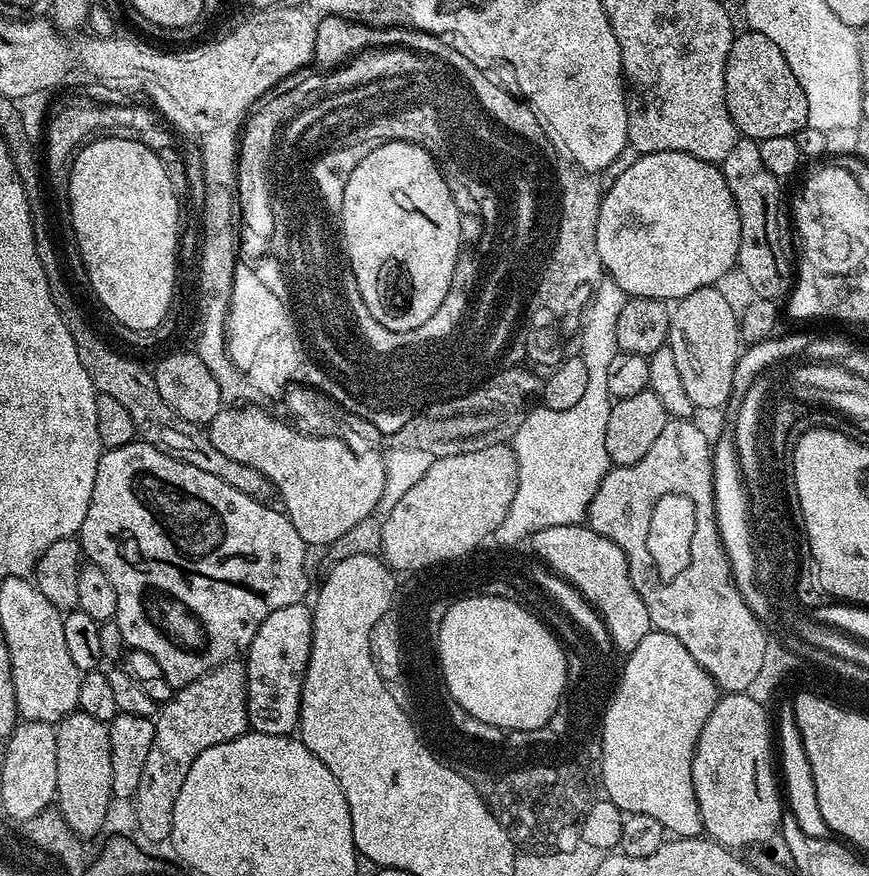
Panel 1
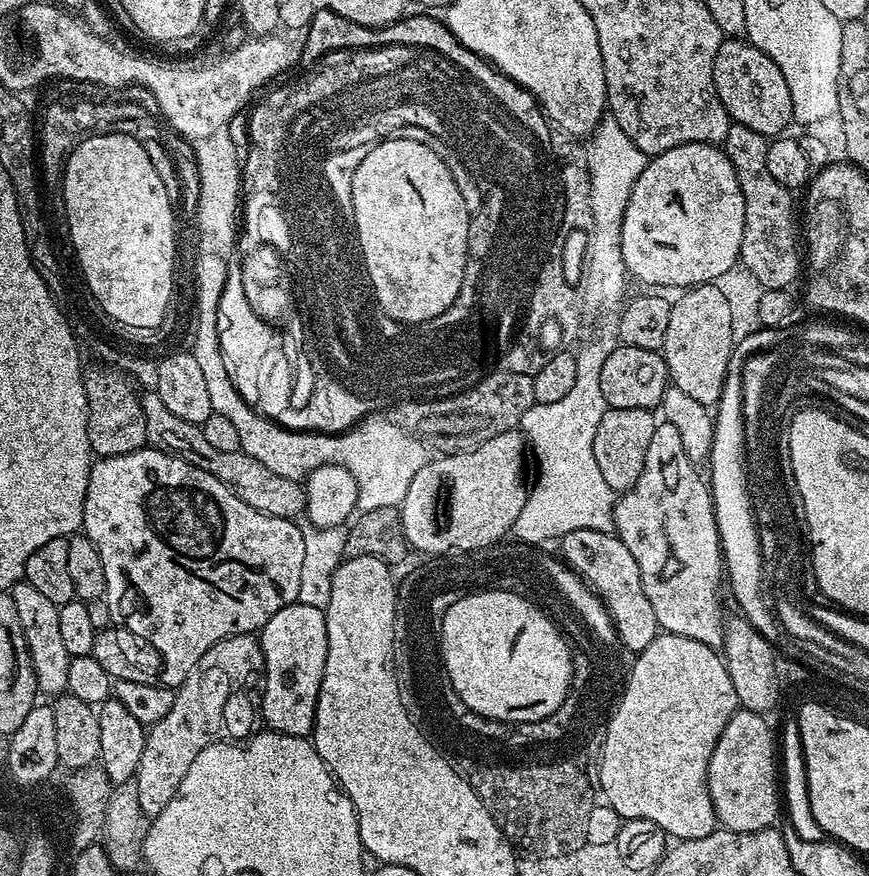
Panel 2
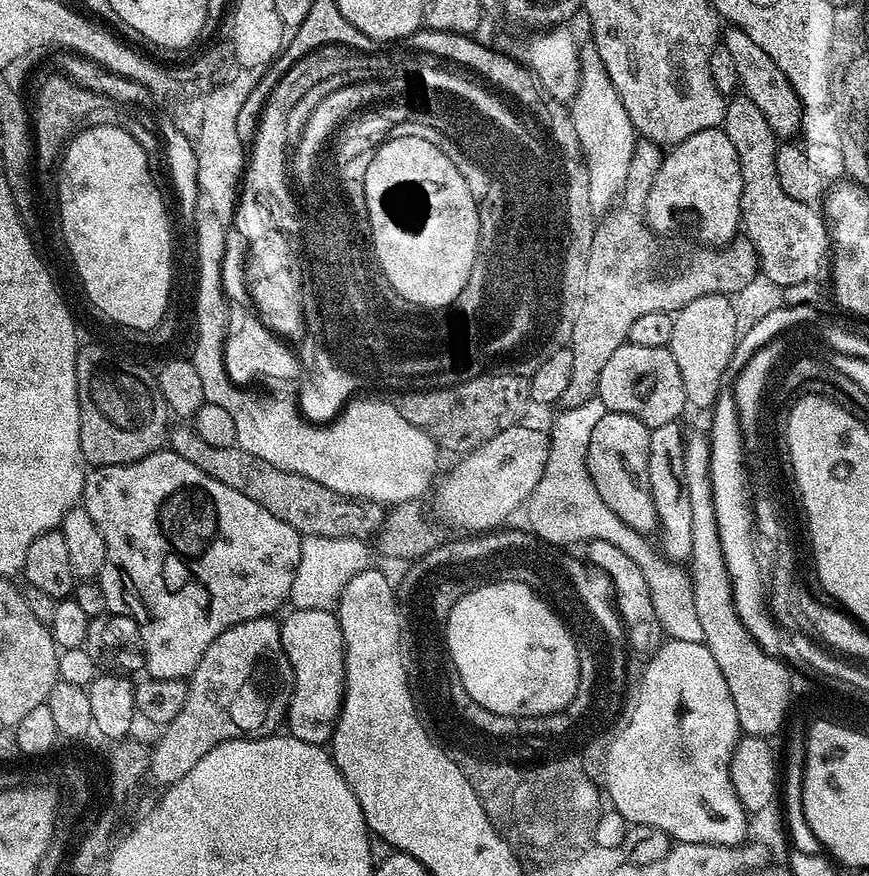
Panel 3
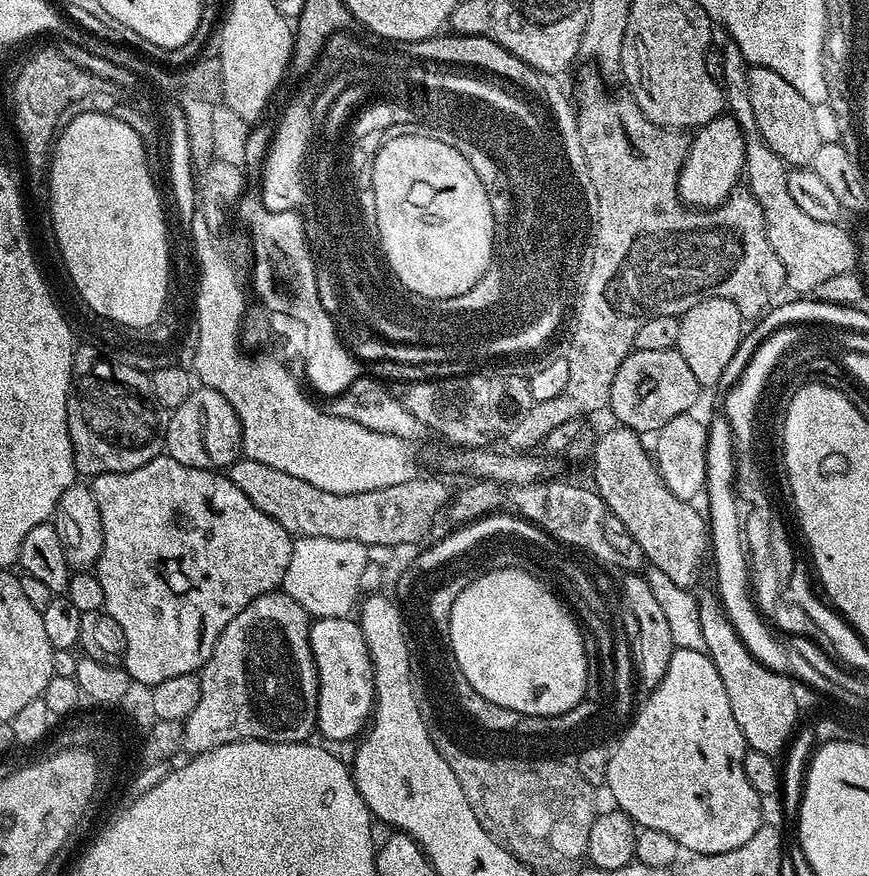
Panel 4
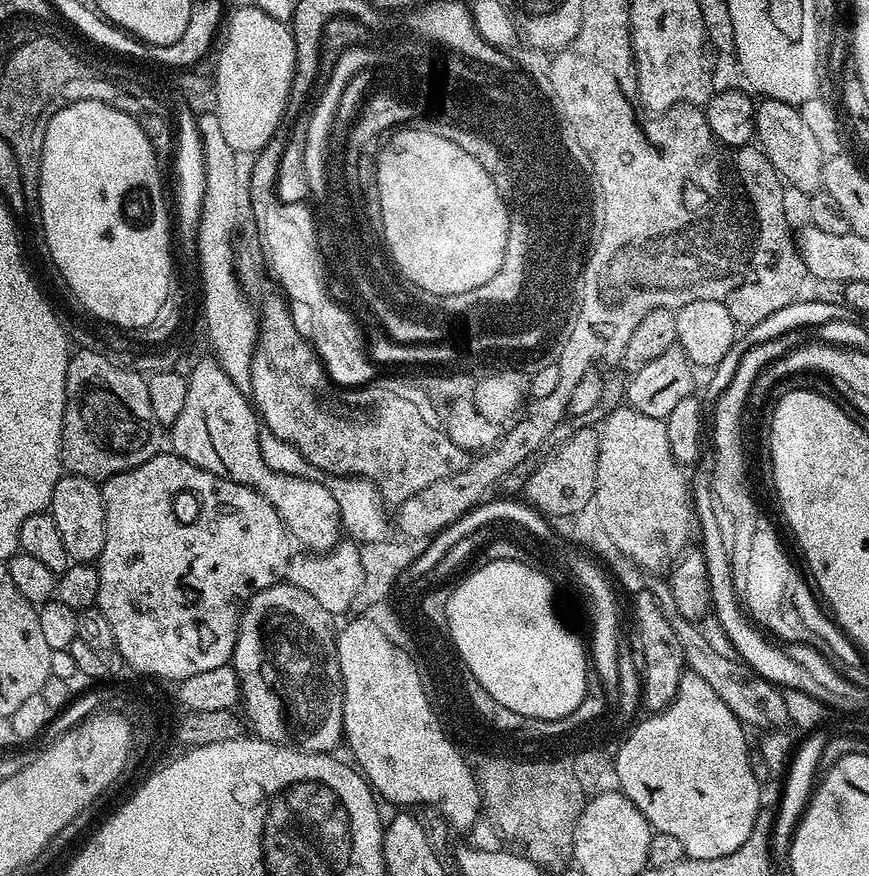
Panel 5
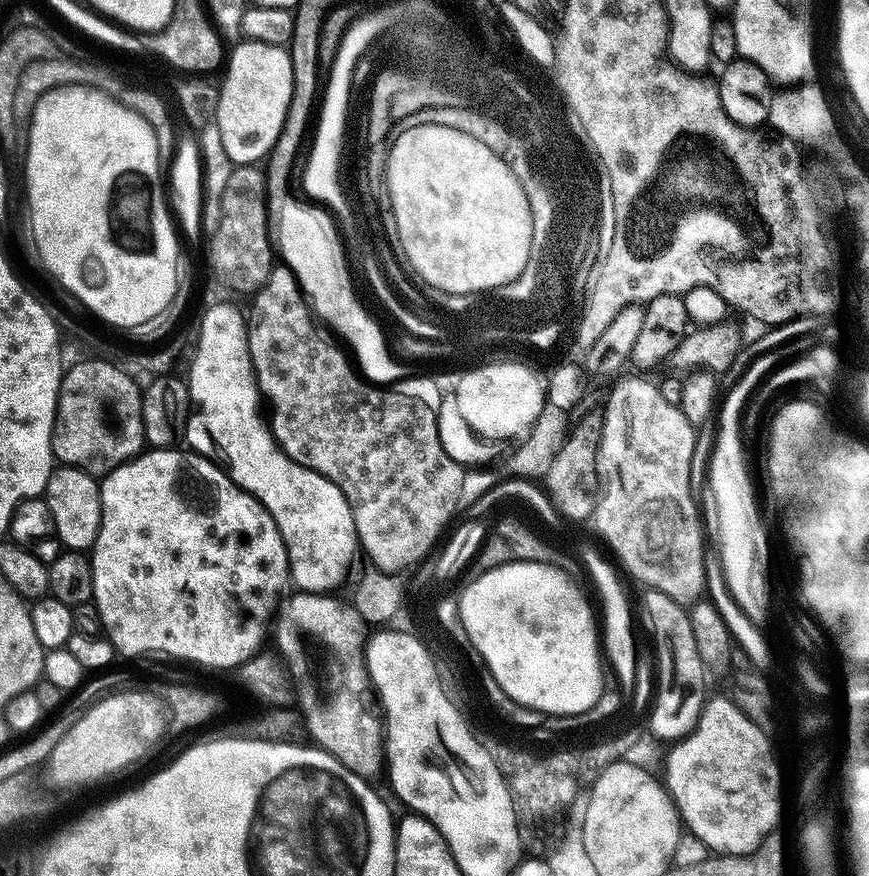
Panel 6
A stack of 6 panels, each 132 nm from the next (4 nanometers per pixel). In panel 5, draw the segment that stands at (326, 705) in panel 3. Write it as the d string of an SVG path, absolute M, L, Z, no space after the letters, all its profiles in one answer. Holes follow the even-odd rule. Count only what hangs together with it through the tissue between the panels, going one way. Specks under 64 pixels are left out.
M352 618L349 624L339 629L336 637L338 662L341 674L338 677L344 687L344 734L346 748L352 751L355 767L379 795L399 806L405 804L429 804L440 811L452 828L468 828L482 816L480 788L475 774L465 760L464 753L453 743L433 711L432 702L419 677L415 659L399 648L369 618Z

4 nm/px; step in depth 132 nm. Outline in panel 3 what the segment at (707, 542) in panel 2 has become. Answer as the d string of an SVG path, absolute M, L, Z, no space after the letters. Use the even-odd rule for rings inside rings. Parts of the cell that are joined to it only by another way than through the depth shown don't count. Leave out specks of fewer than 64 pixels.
M679 423L651 429L650 488L658 521L658 548L665 560L684 562L691 554L690 498L683 478L684 435Z

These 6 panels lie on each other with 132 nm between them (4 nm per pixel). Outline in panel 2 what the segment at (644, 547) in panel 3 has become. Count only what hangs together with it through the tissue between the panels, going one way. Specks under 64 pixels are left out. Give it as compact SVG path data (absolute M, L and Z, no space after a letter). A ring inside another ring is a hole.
M558 402L534 403L520 420L519 430L530 445L531 455L536 455L536 485L532 484L525 506L511 528L511 535L519 543L530 545L547 545L547 540L559 541L570 530L602 530L612 532L612 510L614 493L606 486L606 478L602 478L602 470L598 470L598 462L594 459L594 434L598 431L598 422L602 422L603 410L580 412L580 416L572 416L562 412Z

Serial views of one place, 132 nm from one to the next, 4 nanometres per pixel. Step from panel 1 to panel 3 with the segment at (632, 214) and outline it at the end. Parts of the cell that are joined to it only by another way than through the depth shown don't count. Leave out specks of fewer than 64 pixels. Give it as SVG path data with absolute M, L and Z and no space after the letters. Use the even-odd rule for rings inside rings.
M723 127L702 130L675 145L669 152L672 153L669 156L667 153L660 161L660 169L654 178L654 186L650 186L644 207L649 228L657 234L689 232L692 235L689 237L709 246L723 246L737 239L736 228L741 227L742 170L738 166L738 154L734 154L734 146L730 138L726 138Z

